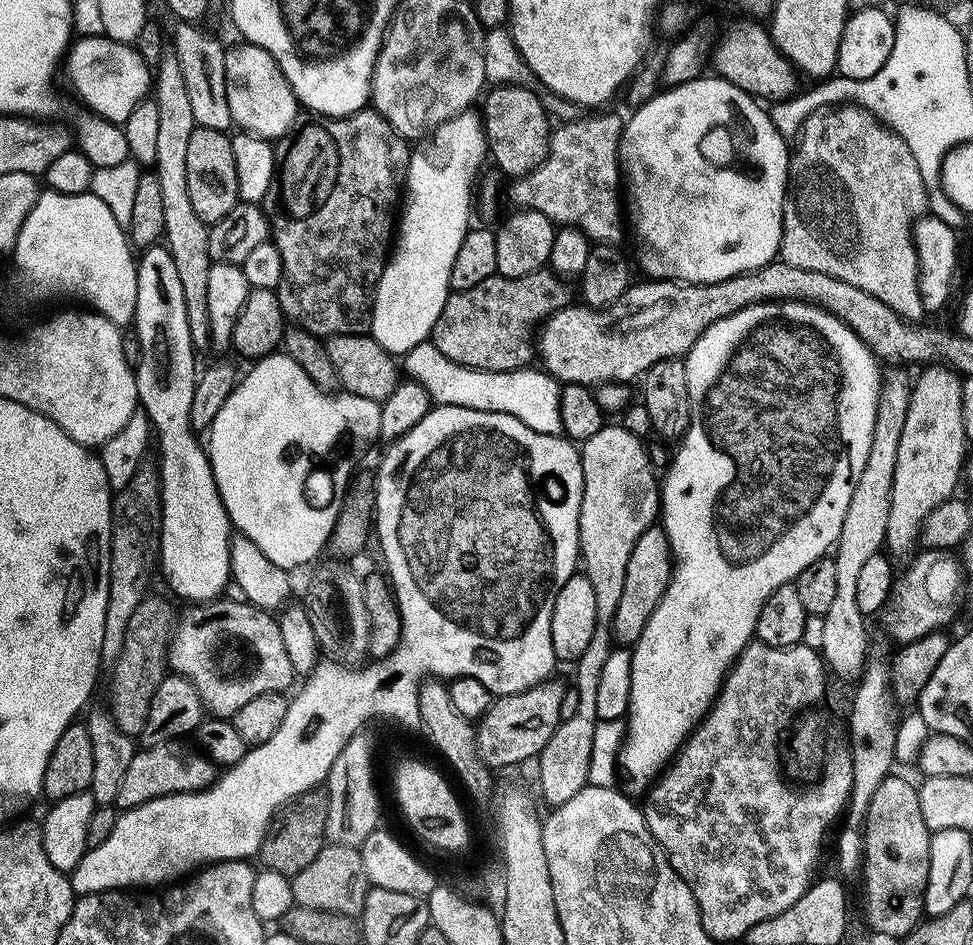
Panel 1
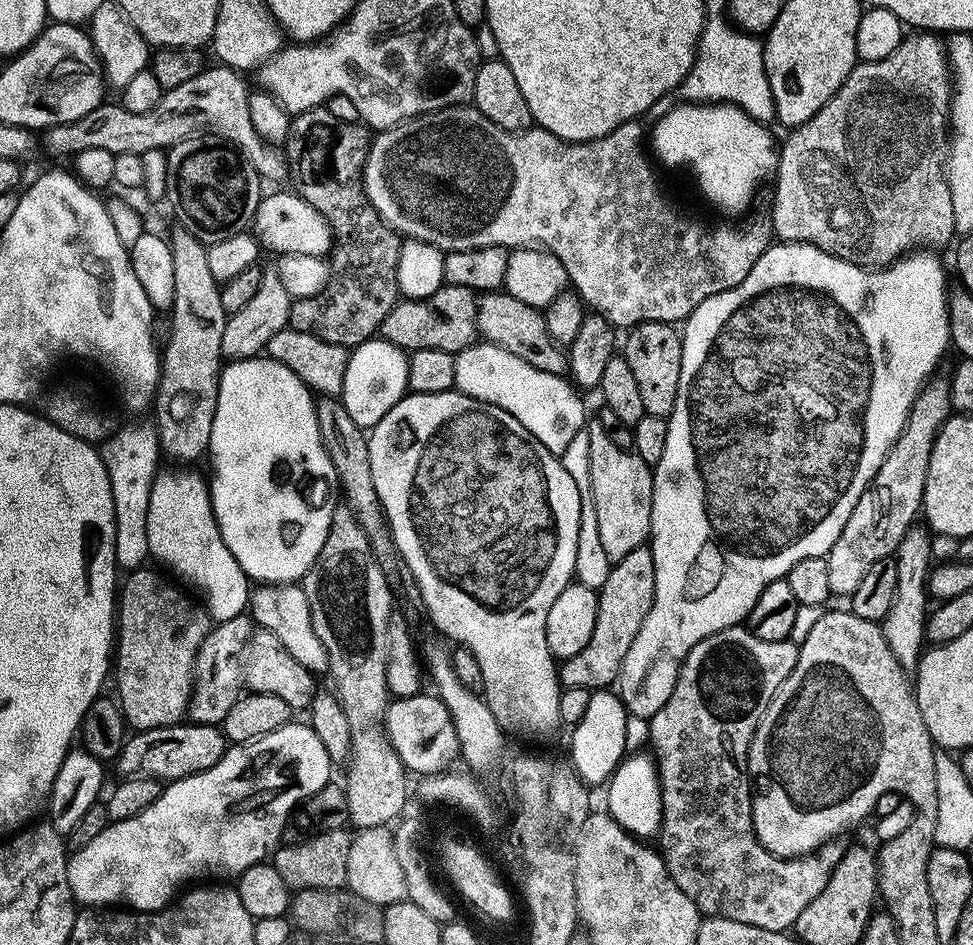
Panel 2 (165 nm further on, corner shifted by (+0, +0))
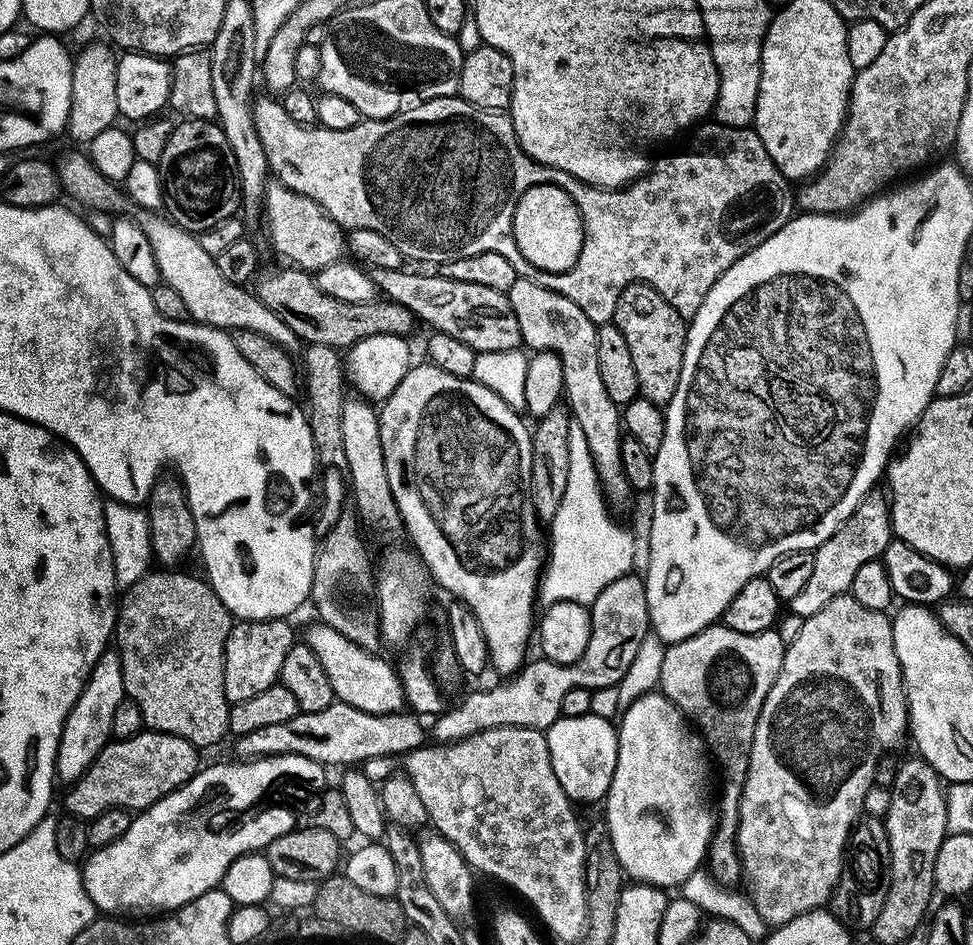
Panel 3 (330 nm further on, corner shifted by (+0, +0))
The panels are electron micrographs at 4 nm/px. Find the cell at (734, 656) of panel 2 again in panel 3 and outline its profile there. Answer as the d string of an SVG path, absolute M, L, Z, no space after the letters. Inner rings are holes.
M717 622L710 628L703 628L690 638L667 645L664 649L659 691L663 692L670 702L674 702L685 717L691 721L706 748L706 743L708 743L708 748L712 751L717 766L720 767L720 776L724 779L720 784L720 801L715 801L714 804L712 841L708 845L706 857L707 871L722 885L736 886L742 880L740 855L736 849L736 831L738 830L740 799L748 773L748 755L752 749L754 726L758 722L762 702L766 702L766 694L770 694L770 686L774 686L778 678L784 661L785 647L786 640L783 640L776 630L758 634L742 634L738 630L730 630L723 622Z

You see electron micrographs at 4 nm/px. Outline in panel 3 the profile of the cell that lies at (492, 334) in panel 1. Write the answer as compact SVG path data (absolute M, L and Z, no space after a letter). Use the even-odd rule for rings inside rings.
M287 266L281 272L272 272L260 284L258 295L260 301L305 345L321 344L327 348L347 350L366 338L374 338L378 334L411 337L412 327L417 327L418 321L406 306L387 298L375 298L366 302L339 301L326 294L316 284L316 277L311 271L304 271L297 266Z

